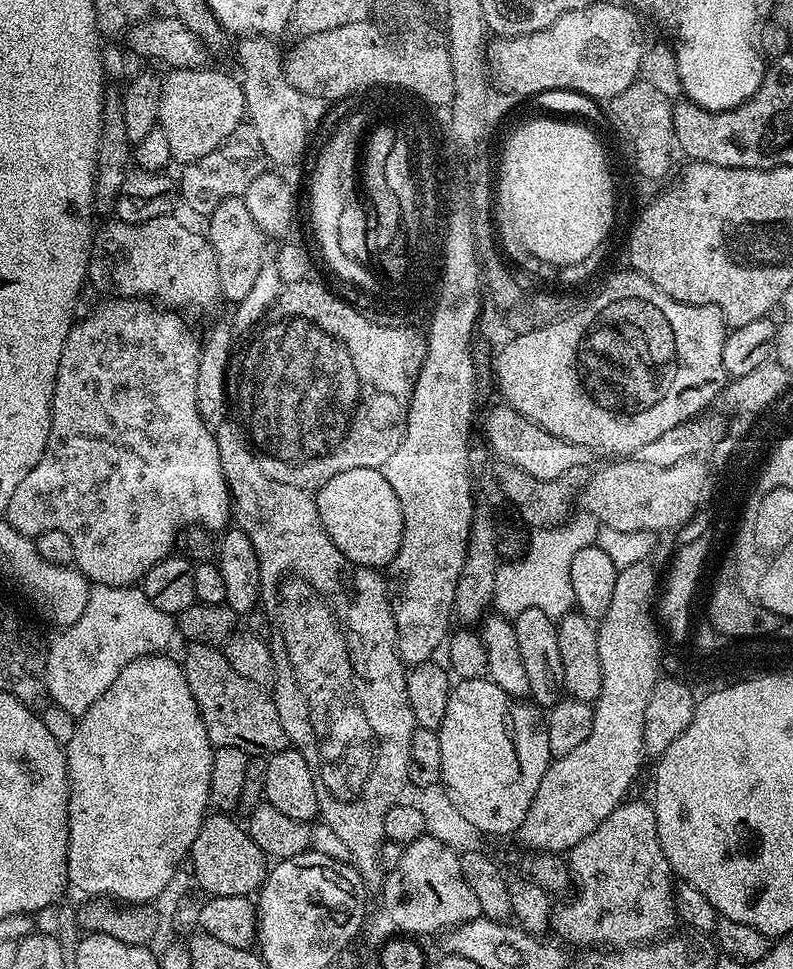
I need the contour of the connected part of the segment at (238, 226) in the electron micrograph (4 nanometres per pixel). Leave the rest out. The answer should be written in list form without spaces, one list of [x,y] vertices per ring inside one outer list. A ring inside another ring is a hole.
[[[238,196],[226,198],[226,202],[222,202],[218,210],[207,217],[206,224],[206,235],[218,262],[220,295],[225,301],[239,302],[253,289],[258,270],[262,270],[262,264],[266,260],[264,231],[260,229],[258,222],[254,222],[250,210],[246,210],[243,199]]]

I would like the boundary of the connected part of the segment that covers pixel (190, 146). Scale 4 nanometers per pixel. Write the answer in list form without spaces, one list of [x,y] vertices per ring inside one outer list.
[[[173,68],[163,77],[158,106],[160,127],[166,134],[170,154],[177,165],[206,158],[245,119],[244,89],[241,81],[224,72],[207,68]]]

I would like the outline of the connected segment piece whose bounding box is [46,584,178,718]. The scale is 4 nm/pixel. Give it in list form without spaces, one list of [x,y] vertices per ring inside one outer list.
[[[98,584],[89,587],[86,610],[82,610],[82,618],[74,622],[70,627],[59,633],[53,644],[47,645],[48,661],[46,662],[46,686],[48,695],[53,705],[57,704],[64,712],[69,712],[72,718],[79,718],[84,715],[110,686],[114,686],[114,678],[122,674],[126,666],[143,656],[155,656],[163,653],[164,648],[175,637],[178,632],[178,624],[173,616],[158,610],[150,598],[146,598],[143,587],[129,586],[126,588],[115,588]]]

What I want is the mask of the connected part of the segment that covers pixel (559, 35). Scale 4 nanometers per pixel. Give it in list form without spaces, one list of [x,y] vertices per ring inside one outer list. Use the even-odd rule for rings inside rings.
[[[594,2],[585,8],[562,14],[562,18],[546,26],[546,30],[538,30],[525,36],[493,39],[493,44],[491,41],[486,48],[487,71],[505,93],[513,92],[516,96],[536,96],[539,92],[556,92],[559,88],[569,88],[580,96],[593,96],[601,102],[610,101],[622,94],[622,90],[636,83],[646,61],[644,32],[640,29],[640,20],[635,15],[640,17],[623,3],[620,5]]]

